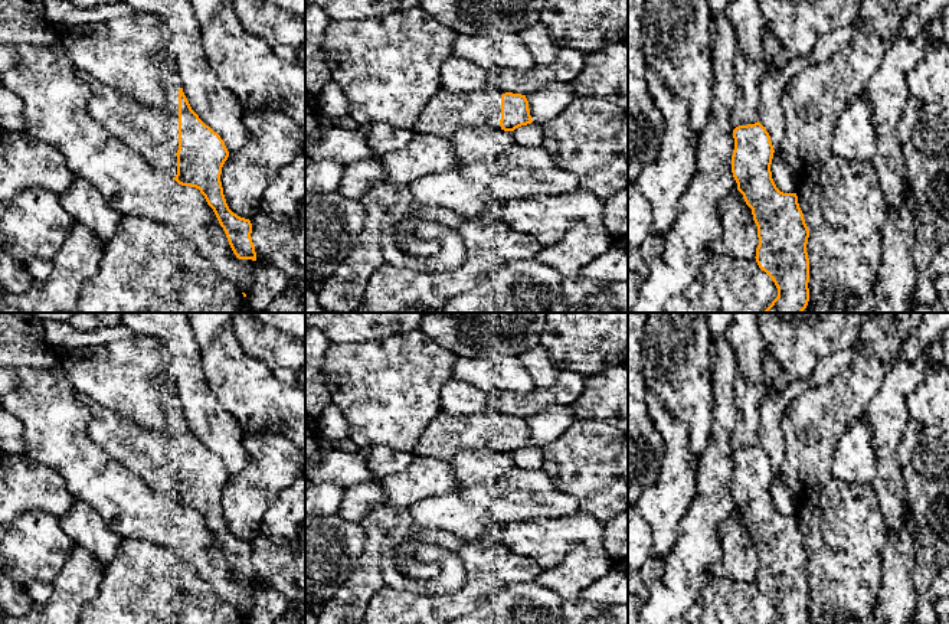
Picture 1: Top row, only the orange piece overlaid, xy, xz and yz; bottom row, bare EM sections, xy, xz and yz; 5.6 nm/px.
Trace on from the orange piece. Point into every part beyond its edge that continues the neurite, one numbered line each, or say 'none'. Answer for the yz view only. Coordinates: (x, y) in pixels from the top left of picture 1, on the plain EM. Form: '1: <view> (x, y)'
none

